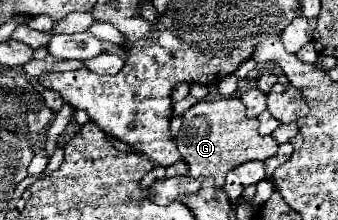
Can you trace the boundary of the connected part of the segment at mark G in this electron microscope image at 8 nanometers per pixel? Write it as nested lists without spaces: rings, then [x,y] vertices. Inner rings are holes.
[[[236,96],[194,104],[182,116],[182,130],[176,138],[176,146],[188,164],[188,174],[192,178],[212,176],[216,188],[224,186],[224,178],[232,168],[250,160],[266,160],[278,152],[278,142],[272,136],[260,136],[258,120],[246,116],[242,100]]]

